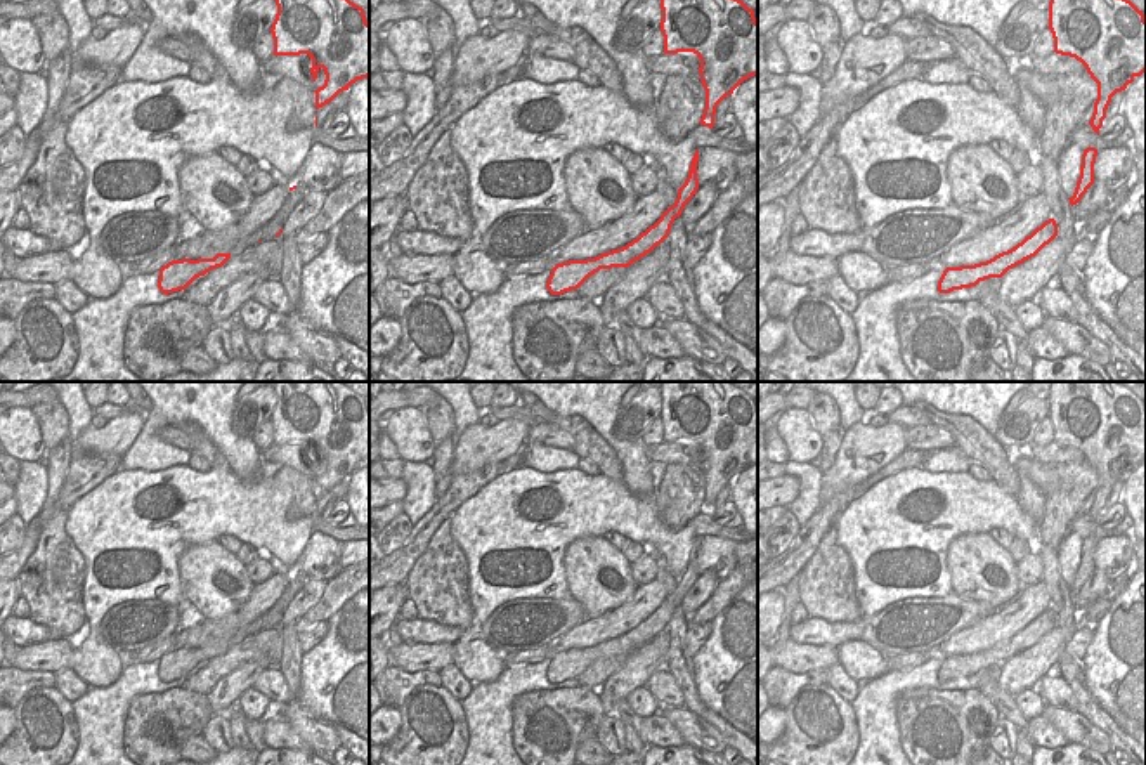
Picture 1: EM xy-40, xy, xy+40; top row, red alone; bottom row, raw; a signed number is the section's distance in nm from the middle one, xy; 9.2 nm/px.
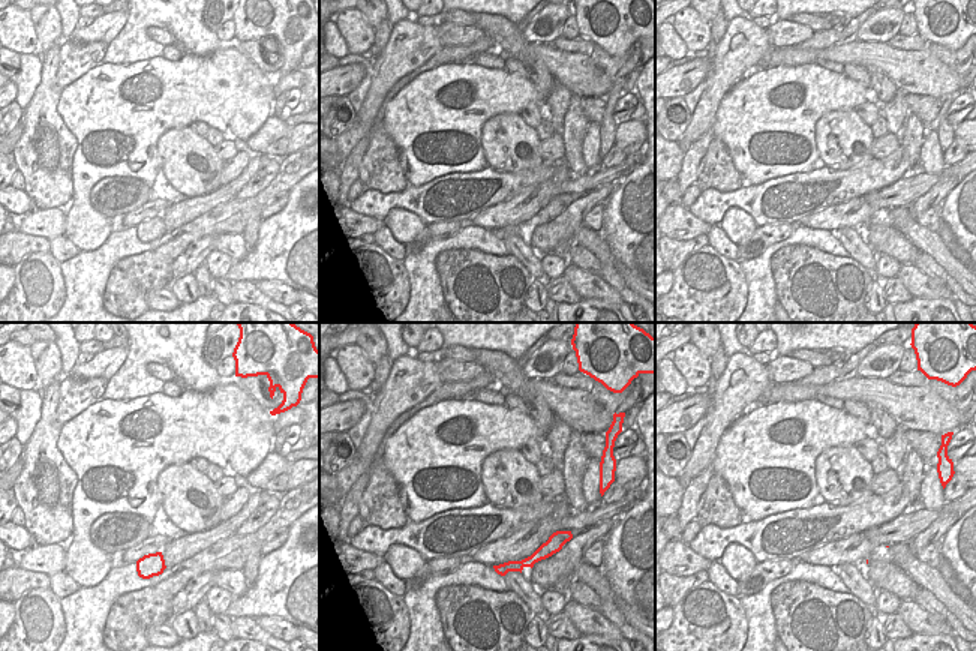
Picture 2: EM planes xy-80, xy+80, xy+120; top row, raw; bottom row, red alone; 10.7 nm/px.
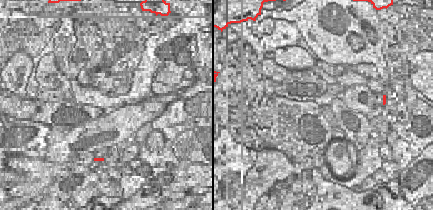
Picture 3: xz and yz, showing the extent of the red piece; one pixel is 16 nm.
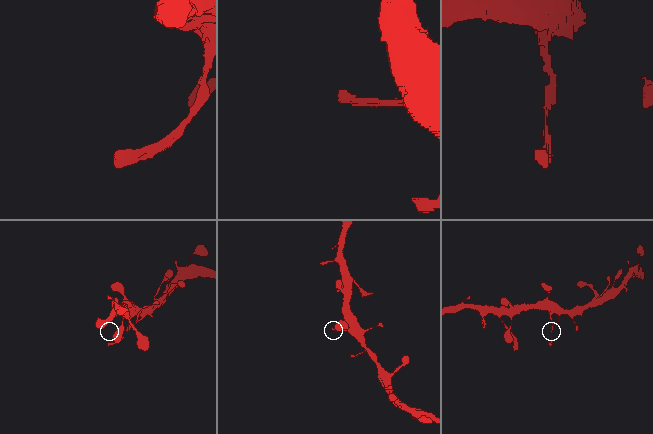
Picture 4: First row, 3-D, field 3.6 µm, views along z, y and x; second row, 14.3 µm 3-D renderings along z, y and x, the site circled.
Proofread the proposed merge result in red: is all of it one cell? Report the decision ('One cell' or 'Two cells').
One cell.

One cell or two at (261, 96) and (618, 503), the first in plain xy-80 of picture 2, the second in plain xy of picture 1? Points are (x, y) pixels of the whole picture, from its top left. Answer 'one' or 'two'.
one

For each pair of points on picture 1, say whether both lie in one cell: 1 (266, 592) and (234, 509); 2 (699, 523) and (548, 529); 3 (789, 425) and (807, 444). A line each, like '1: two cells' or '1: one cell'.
1: two cells
2: two cells
3: one cell

